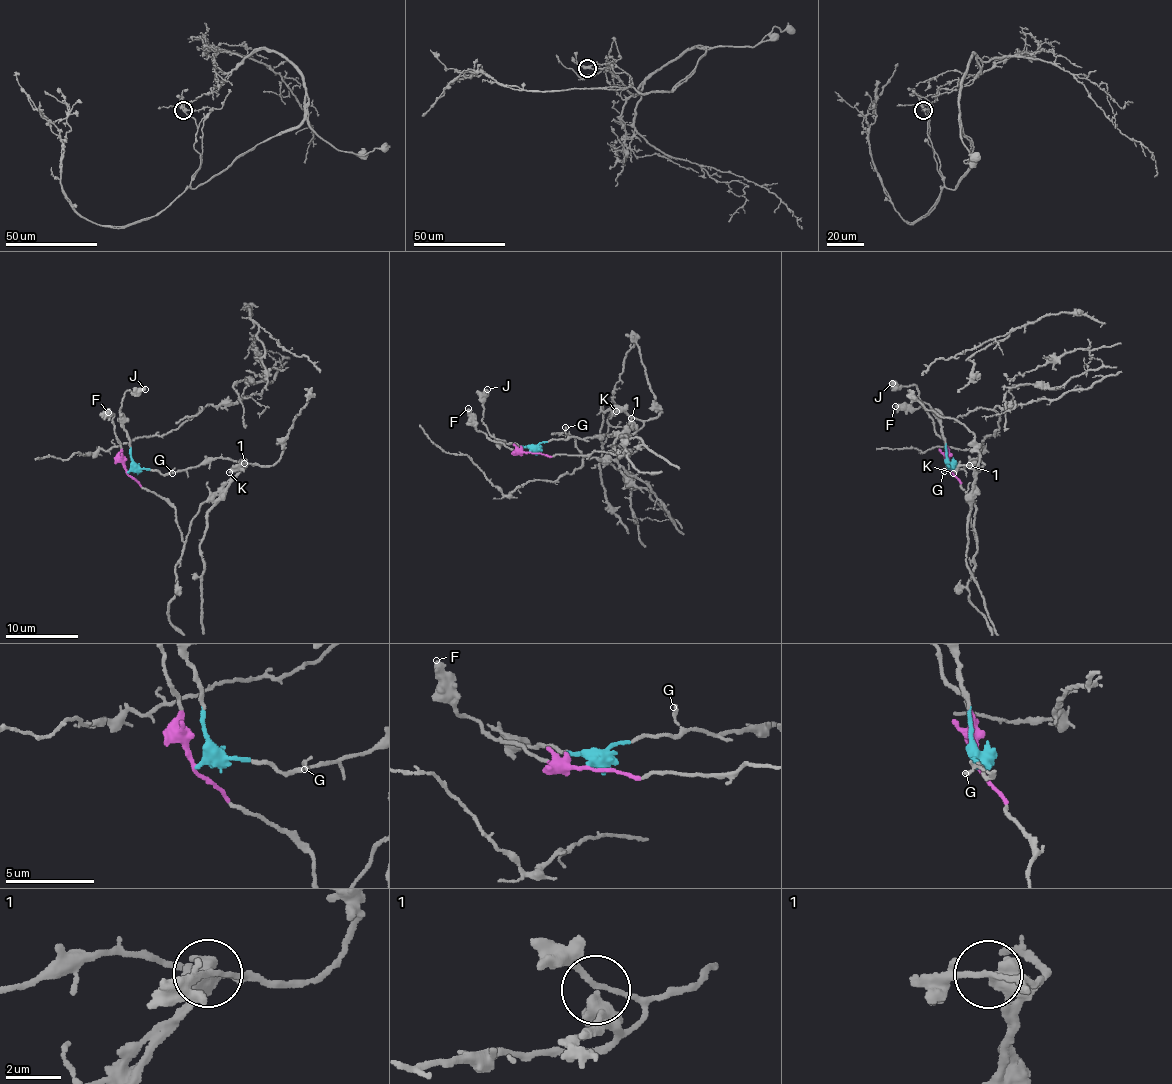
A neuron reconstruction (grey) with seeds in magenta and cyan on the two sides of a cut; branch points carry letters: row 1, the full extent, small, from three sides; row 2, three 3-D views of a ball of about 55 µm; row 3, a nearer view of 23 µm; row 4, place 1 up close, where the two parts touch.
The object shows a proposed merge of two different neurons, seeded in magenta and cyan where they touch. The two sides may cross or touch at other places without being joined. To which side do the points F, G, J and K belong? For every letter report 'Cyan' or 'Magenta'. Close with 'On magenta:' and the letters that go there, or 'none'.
F: Magenta
G: Cyan
J: Cyan
K: Cyan
On magenta: F

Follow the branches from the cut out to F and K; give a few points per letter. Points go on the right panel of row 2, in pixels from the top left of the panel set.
F: (949, 467), (946, 444), (936, 433), (928, 412), (921, 407), (904, 409), (894, 405)
K: (949, 467), (956, 473), (973, 463), (974, 458), (985, 463), (979, 467), (963, 465), (953, 473)

